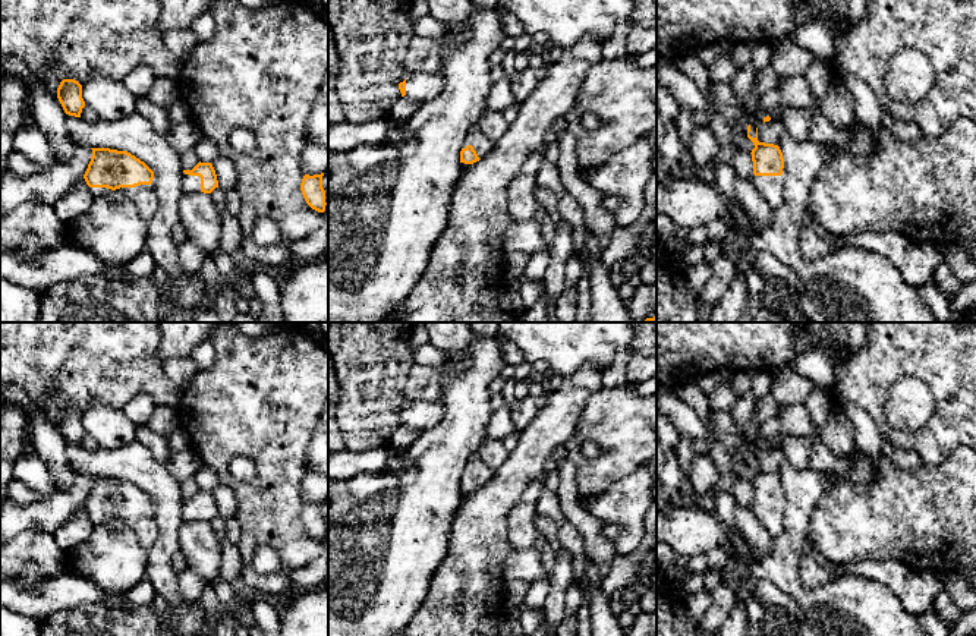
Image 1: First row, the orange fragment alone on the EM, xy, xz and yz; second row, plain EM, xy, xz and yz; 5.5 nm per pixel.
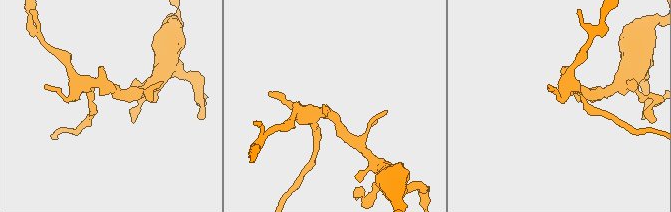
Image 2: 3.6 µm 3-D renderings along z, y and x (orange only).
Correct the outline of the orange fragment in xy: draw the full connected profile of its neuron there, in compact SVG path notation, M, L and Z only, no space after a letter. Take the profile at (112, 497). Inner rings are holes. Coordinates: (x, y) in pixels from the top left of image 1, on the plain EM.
M91 476L92 485L84 503L94 526L125 522L147 551L157 541L154 500L127 479Z

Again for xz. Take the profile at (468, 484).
M478 451L473 453L463 469L463 476L460 479L462 495L467 495L487 485L492 475L494 470L479 459Z

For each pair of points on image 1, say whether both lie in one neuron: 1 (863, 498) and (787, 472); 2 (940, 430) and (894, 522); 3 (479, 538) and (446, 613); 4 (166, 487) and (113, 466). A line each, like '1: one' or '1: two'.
1: two
2: two
3: one
4: one

